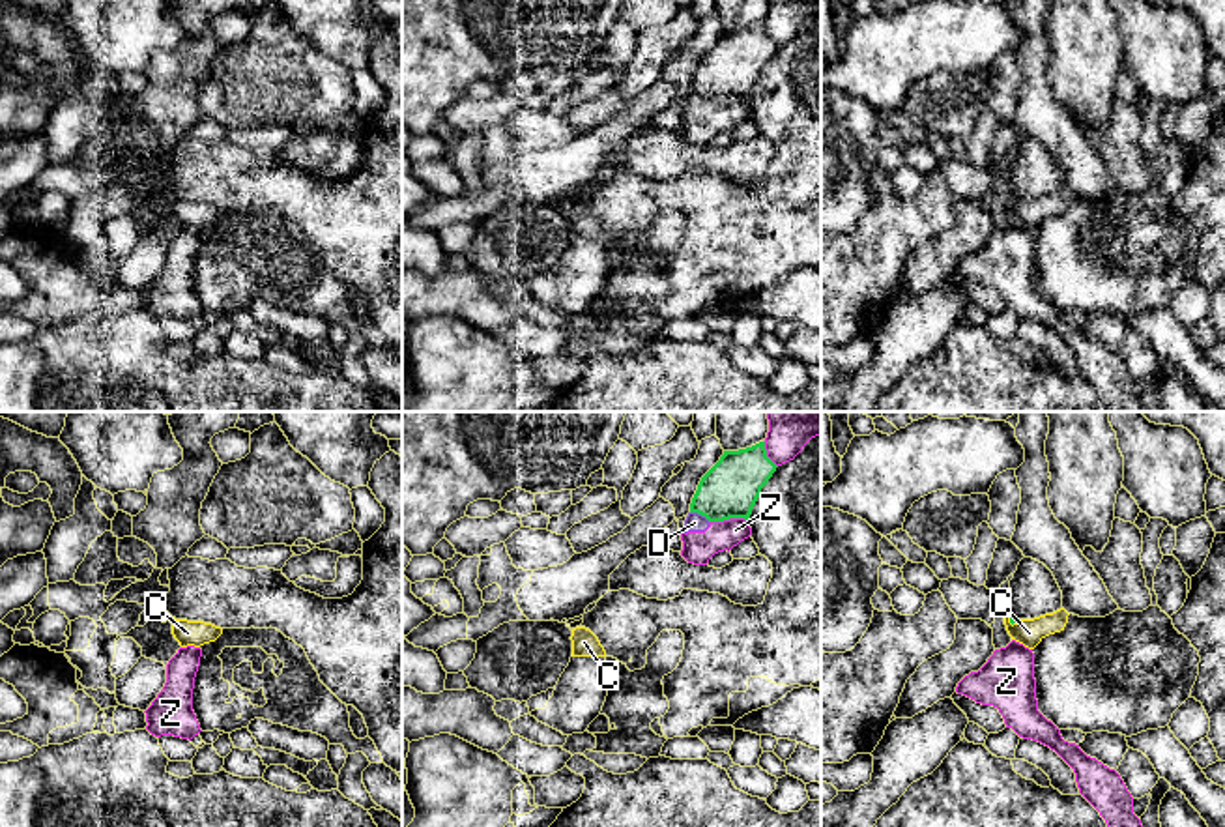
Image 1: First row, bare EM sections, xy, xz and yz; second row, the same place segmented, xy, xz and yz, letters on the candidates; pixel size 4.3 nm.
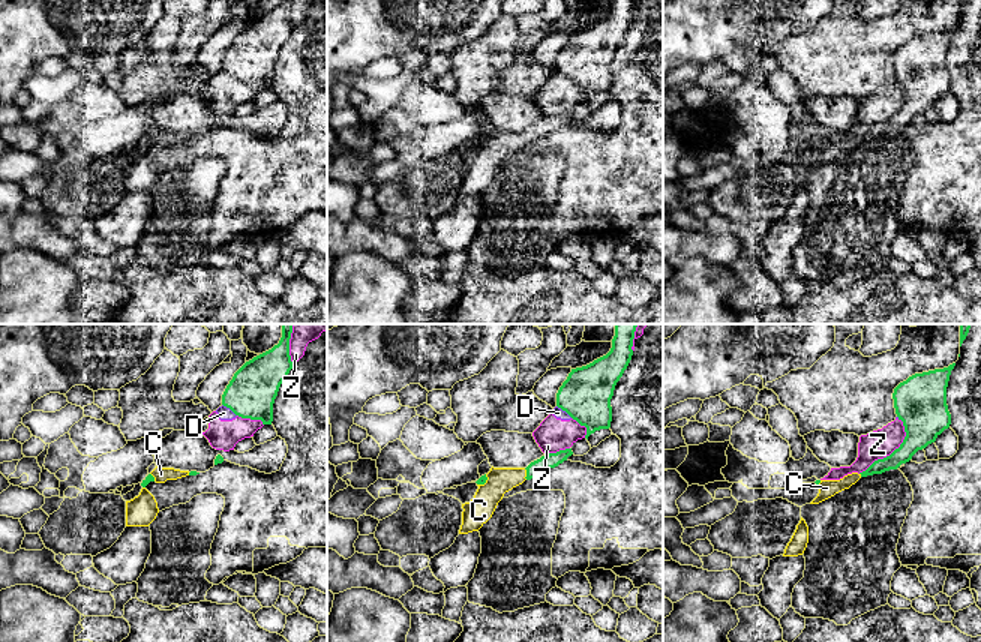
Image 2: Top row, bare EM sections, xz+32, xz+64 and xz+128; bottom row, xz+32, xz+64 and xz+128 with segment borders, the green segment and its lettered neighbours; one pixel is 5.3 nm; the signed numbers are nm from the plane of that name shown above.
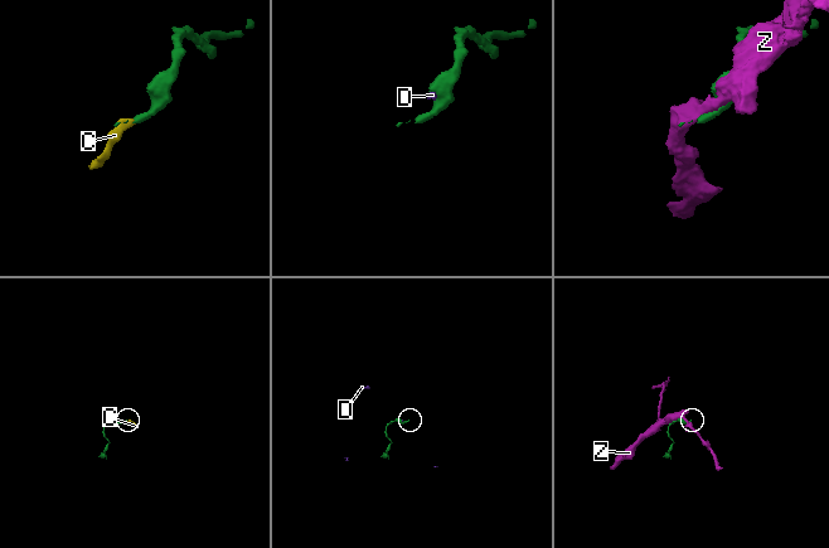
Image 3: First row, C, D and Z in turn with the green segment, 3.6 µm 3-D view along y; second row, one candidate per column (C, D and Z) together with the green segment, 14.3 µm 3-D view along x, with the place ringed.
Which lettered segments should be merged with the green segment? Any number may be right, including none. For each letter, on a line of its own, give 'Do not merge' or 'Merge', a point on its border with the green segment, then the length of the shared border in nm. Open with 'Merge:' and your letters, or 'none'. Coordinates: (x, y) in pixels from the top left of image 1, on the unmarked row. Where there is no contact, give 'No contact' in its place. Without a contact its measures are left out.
Merge: C
C: Merge. Touches green at yz (1012, 204). Shared border 60 nm
D: Do not merge. Touches green at xz (700, 94). Shared border 100 nm
Z: Do not merge. Touches green at xz (728, 100). Shared border 170 nm

